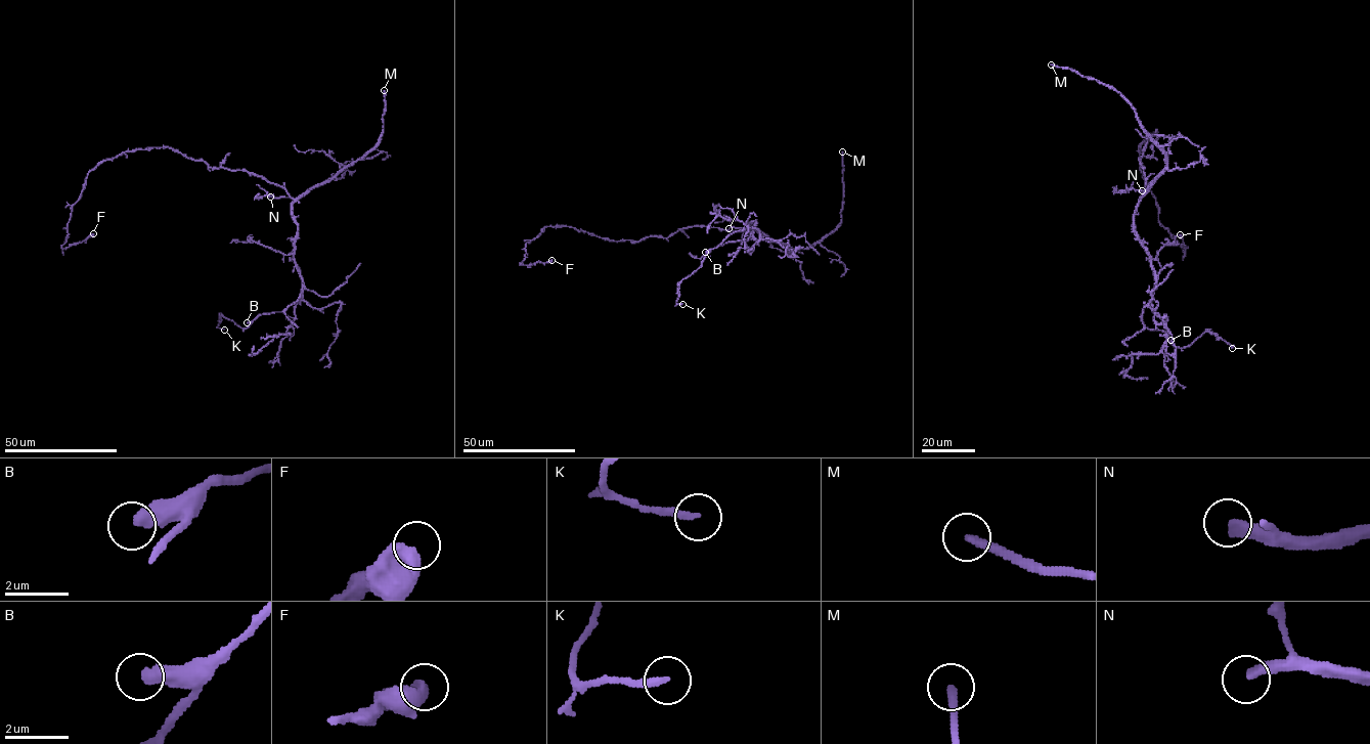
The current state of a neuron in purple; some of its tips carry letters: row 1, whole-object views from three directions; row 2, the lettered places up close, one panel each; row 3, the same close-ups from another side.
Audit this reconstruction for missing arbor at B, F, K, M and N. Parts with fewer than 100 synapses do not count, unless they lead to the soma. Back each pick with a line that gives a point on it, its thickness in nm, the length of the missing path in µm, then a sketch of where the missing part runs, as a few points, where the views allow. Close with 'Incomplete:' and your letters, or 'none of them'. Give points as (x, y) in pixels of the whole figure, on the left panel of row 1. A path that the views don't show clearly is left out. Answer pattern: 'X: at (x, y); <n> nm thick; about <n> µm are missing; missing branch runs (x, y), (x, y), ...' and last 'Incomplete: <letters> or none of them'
M: at (384, 90); 240 nm thick; about 140 µm are missing
N: at (270, 197); 360 nm thick; about 45 µm are missing; missing branch runs (270, 197), (249, 191), (240, 198), (227, 200), (228, 172), (235, 167)
Incomplete: M, N

